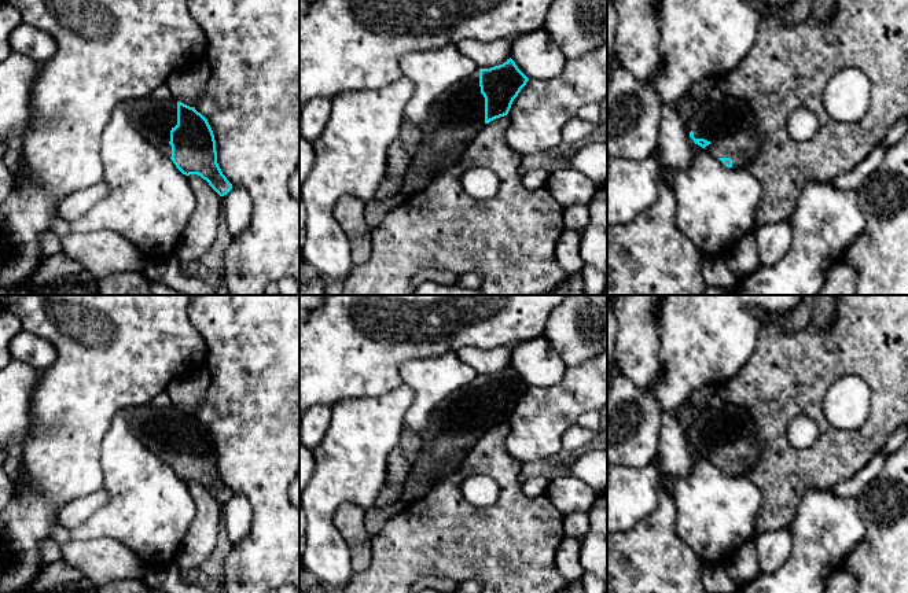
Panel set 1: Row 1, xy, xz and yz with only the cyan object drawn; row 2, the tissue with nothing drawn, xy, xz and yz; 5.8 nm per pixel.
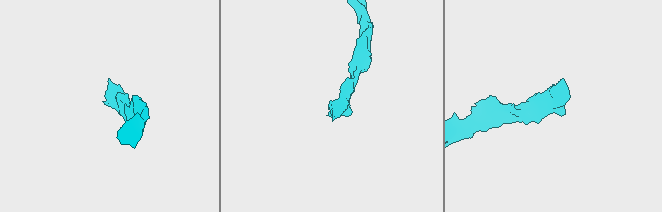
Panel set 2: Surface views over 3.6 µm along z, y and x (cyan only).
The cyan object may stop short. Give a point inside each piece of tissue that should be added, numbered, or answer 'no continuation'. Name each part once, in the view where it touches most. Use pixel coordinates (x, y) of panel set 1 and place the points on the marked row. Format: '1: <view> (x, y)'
1: xy (154, 118)

